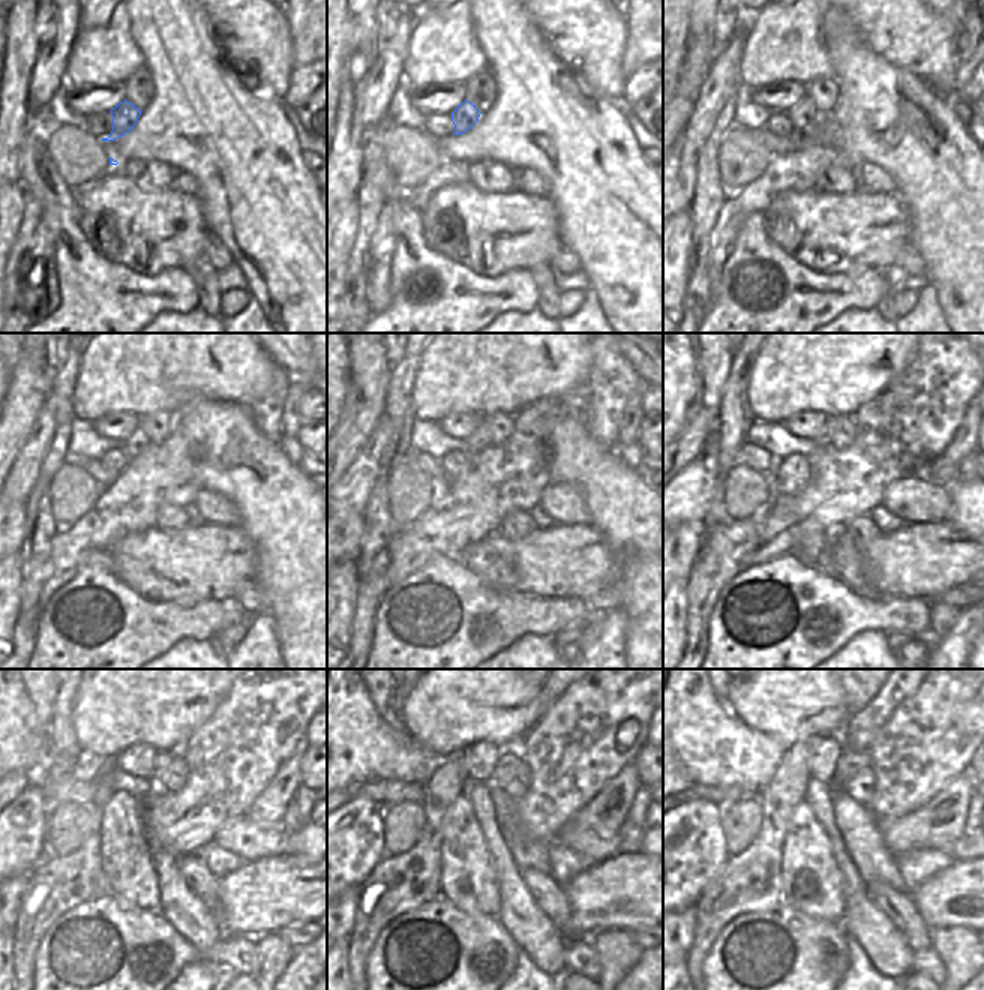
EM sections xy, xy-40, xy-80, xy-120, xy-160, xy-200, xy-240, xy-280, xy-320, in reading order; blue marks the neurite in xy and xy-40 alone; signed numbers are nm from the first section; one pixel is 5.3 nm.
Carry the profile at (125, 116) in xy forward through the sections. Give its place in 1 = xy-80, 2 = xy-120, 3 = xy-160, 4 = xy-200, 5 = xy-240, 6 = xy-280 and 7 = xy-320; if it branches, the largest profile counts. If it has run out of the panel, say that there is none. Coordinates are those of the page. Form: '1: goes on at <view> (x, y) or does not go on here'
1: goes on at xy-80 (803, 113)
2: goes on at xy-120 (138, 443)
3: goes on at xy-160 (480, 438)
4: goes on at xy-200 (822, 440)
5: goes on at xy-240 (161, 761)
6: goes on at xy-280 (507, 758)
7: goes on at xy-320 (848, 764)

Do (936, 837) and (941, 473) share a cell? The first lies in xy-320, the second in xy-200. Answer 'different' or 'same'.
same

